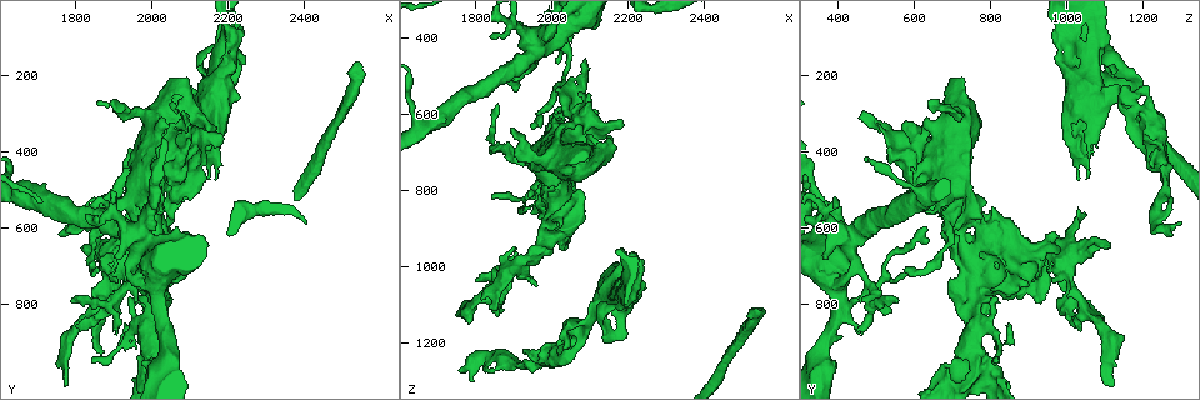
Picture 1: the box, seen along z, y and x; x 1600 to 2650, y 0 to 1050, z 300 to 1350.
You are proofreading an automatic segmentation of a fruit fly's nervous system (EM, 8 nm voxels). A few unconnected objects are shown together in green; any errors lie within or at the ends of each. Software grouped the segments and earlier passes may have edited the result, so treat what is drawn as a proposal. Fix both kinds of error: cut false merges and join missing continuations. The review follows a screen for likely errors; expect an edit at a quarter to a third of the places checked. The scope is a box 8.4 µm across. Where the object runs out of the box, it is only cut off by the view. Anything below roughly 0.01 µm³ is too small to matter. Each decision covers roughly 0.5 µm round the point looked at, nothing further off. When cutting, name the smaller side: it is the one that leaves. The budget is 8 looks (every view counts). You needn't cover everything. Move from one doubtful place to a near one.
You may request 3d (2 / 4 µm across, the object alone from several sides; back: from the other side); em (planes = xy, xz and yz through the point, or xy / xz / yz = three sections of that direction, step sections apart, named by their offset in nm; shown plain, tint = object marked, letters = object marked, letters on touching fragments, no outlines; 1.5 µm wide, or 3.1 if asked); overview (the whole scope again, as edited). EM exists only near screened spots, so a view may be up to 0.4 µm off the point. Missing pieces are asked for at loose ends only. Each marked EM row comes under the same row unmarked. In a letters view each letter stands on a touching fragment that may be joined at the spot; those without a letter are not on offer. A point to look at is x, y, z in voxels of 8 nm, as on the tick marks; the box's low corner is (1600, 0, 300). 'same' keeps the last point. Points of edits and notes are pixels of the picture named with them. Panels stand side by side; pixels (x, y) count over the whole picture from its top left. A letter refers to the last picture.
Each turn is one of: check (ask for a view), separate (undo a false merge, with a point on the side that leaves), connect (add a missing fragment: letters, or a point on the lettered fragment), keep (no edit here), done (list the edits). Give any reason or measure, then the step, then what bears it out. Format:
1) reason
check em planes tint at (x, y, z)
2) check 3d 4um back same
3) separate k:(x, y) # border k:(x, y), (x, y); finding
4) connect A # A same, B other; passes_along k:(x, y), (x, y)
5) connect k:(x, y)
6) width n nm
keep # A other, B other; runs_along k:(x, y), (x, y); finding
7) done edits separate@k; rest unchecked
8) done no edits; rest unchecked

abrupt turn
check 3d 4um back at (1795, 600, 1240)

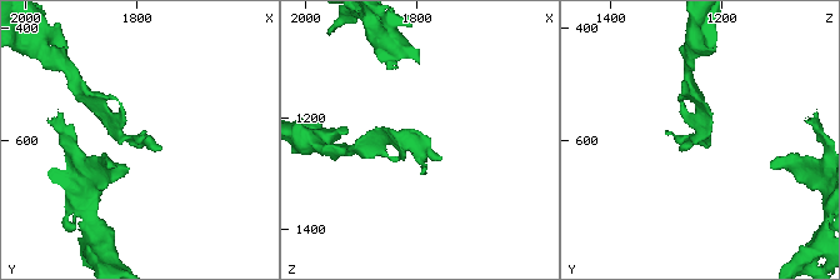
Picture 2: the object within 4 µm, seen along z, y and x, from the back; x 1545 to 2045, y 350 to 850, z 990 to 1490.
need the tissue
check em xy step 8 tint at (1800, 600, 1240)

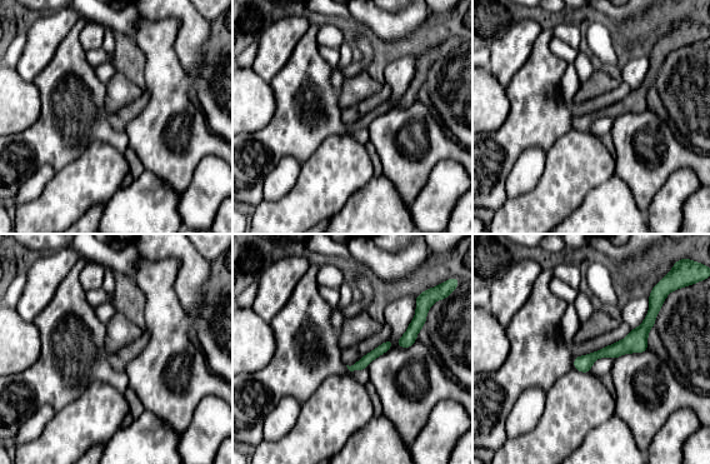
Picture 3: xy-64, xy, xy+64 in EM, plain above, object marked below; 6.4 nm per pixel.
cut it another way
check em planes letters same

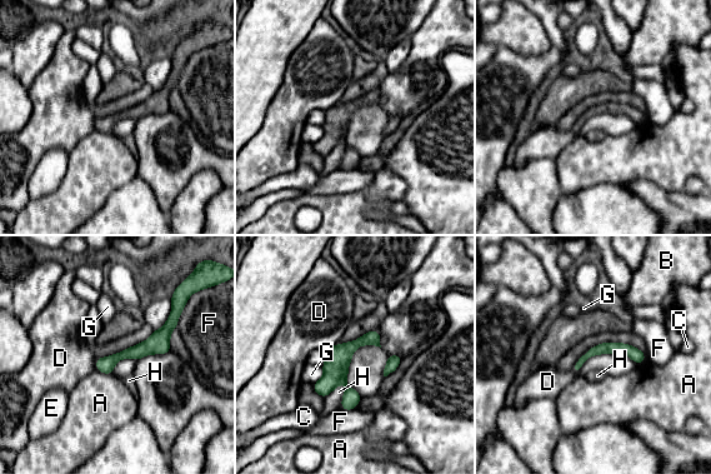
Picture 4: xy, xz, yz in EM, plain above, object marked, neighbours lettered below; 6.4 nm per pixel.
keep # A other, B other, C other, D other, E other, F other, G other, H other; runs_along 4:(175, 313), (149, 347), (99, 367); one cell here

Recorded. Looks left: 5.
long arm stops here
check em planes tint at (2545, 170, 1110)

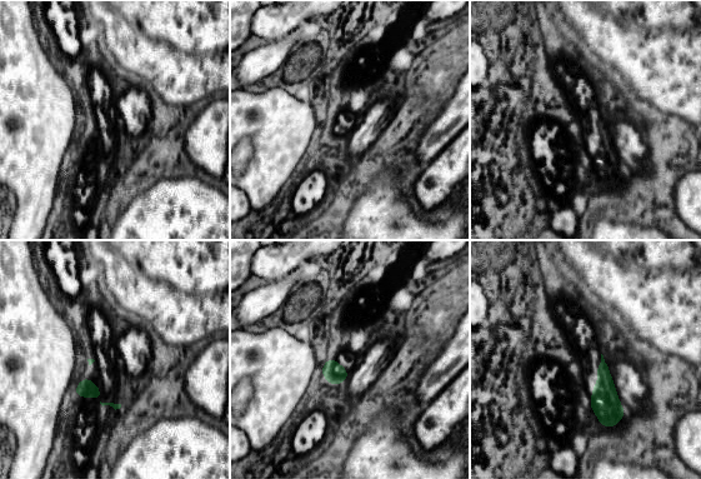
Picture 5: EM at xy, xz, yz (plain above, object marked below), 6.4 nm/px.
check em planes letters same

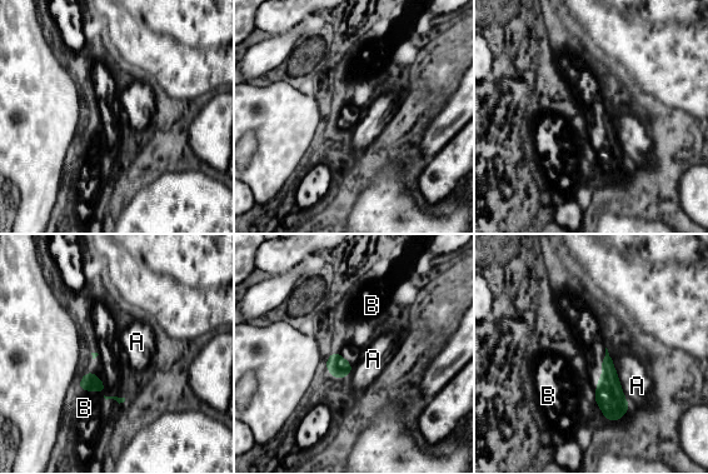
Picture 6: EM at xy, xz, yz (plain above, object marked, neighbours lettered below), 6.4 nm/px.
keep # A other, B other; border 6:(606, 347), (623, 397), (631, 405); no lettered fragment goes on from it

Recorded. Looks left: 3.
thick turns thin
check 3d 2um at (2035, 305, 1235)

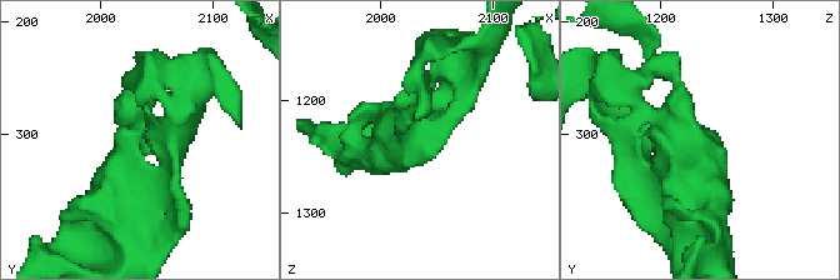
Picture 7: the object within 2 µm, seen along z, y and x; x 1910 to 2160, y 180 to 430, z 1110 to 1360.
check em planes tint at (2028, 308, 1232)

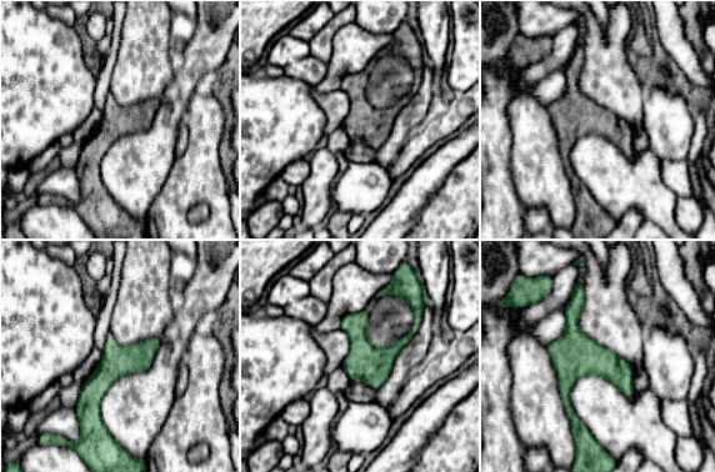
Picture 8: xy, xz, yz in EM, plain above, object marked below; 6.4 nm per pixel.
what lies round it
check em planes letters same

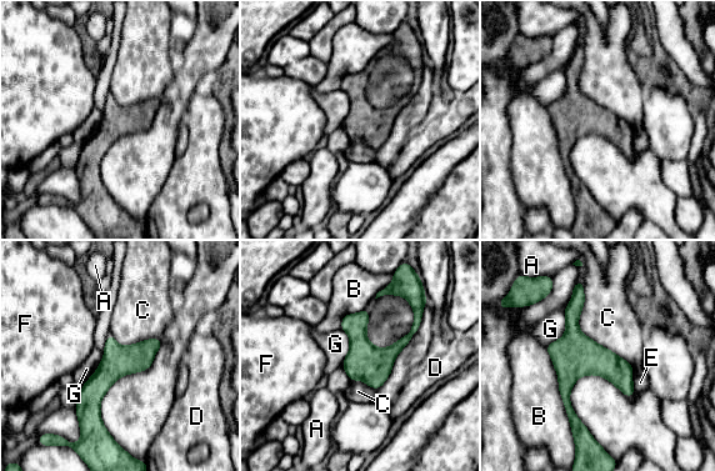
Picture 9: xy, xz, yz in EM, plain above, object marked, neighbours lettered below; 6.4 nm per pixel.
longest_contact C 650 nm
keep # A other, B other, C other, D other, E other, F other, G other; continuous, no second cell

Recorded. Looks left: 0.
done no edits; rest unchecked

